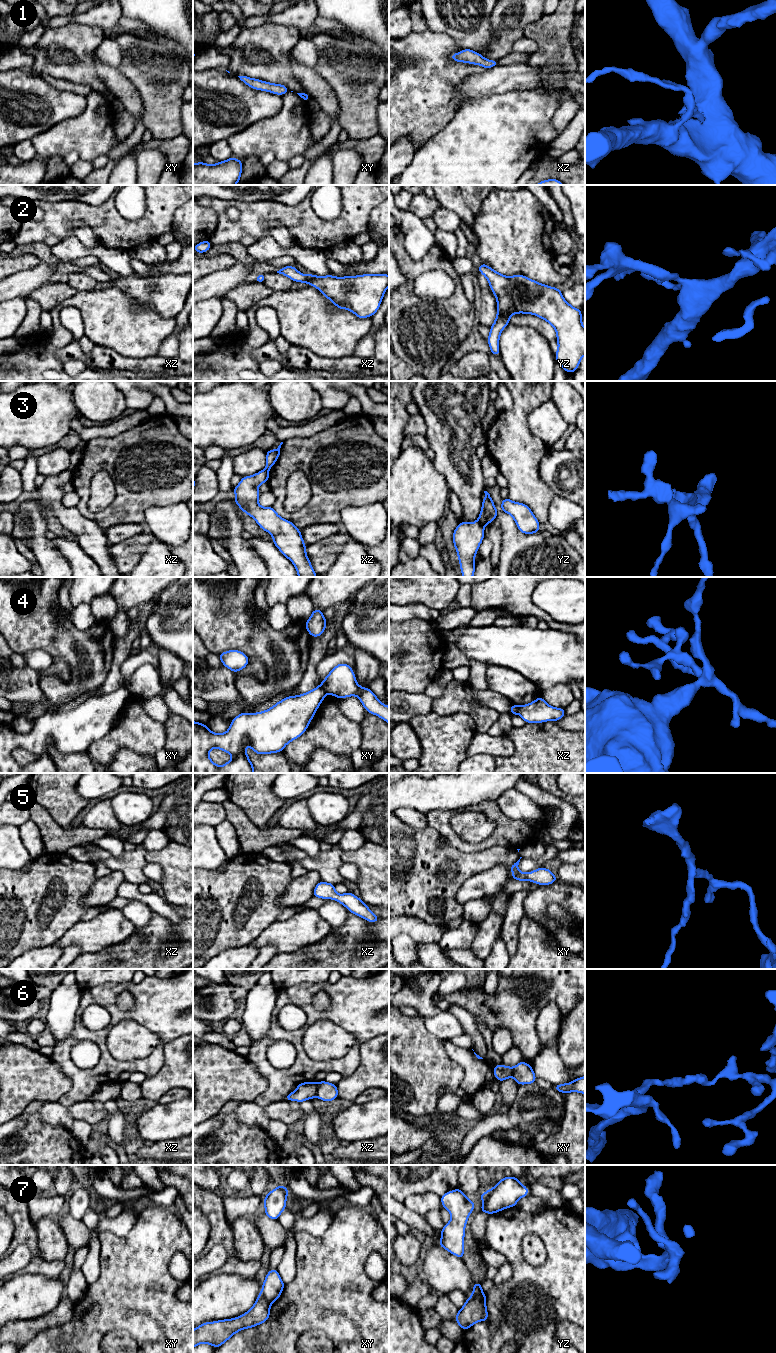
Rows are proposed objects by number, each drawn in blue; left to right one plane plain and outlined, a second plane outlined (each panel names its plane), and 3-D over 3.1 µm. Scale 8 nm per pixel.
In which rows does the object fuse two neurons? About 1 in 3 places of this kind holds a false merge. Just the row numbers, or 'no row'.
3, 4, 6, 7

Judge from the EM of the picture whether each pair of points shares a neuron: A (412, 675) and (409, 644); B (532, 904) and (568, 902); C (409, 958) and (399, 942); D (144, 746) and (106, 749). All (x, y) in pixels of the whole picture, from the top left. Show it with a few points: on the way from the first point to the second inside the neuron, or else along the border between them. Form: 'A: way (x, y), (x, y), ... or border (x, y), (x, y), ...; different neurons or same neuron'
A: way (412, 667), (412, 652); same neuron
B: way (541, 898), (559, 898); same neuron
C: way (405, 954), (403, 946); same neuron
D: way (135, 742), (115, 742); same neuron

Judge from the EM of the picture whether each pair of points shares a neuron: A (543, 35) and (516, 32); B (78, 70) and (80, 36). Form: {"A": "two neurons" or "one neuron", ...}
{"A": "two neurons", "B": "one neuron"}

